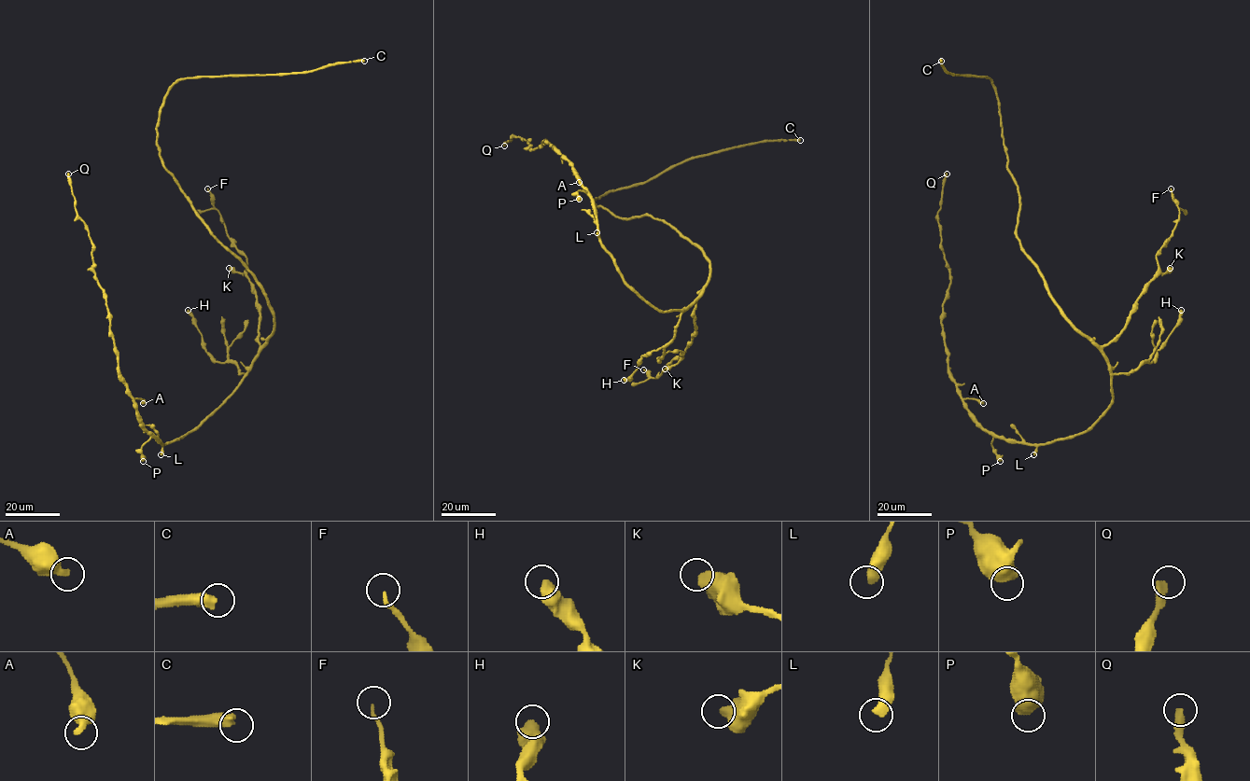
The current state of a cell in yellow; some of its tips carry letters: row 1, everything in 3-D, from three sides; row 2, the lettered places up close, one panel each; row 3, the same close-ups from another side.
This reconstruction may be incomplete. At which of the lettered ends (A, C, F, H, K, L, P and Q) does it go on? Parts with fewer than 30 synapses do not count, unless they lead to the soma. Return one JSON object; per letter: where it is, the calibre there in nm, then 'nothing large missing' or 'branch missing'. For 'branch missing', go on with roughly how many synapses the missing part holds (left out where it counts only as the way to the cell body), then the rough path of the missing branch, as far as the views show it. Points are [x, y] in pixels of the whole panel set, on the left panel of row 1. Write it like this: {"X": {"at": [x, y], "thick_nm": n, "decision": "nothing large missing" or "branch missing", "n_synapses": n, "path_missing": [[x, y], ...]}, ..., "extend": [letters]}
{"A": {"at": [143, 403], "thick_nm": 480, "decision": "nothing large missing"}, "C": {"at": [364, 61], "thick_nm": 480, "decision": "branch missing", "n_synapses": 850}, "F": {"at": [207, 188], "thick_nm": 160, "decision": "nothing large missing"}, "H": {"at": [188, 310], "thick_nm": 550, "decision": "nothing large missing"}, "K": {"at": [229, 268], "thick_nm": 550, "decision": "nothing large missing"}, "L": {"at": [161, 454], "thick_nm": 480, "decision": "nothing large missing"}, "P": {"at": [143, 461], "thick_nm": 700, "decision": "nothing large missing"}, "Q": {"at": [68, 174], "thick_nm": 360, "decision": "nothing large missing"}, "extend": ["C"]}

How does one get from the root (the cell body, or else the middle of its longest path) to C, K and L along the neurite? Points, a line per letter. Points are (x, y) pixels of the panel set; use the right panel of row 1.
C: (1093, 343), (1064, 314), (1017, 235), (1019, 194), (1007, 167), (992, 81), (987, 76), (948, 73), (941, 61)
K: (1093, 343), (1108, 345), (1124, 327), (1144, 288), (1170, 268)
L: (1093, 343), (1108, 363), (1113, 402), (1086, 430), (1041, 443), (1033, 454)

